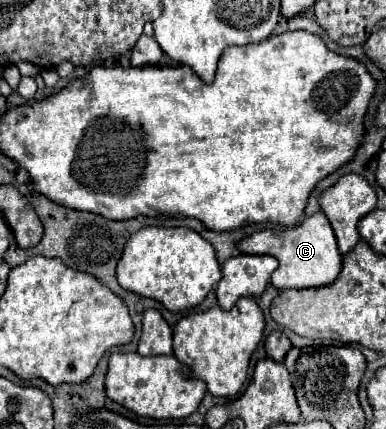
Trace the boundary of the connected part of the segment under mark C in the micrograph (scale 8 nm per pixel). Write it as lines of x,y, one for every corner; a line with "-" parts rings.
322,211
282,231
268,229
268,231
254,232
238,243
238,251
248,255
256,253
274,255
278,259
278,269
272,273
272,285
276,289
304,289
304,287
330,285
342,269
342,255
338,251
332,225

